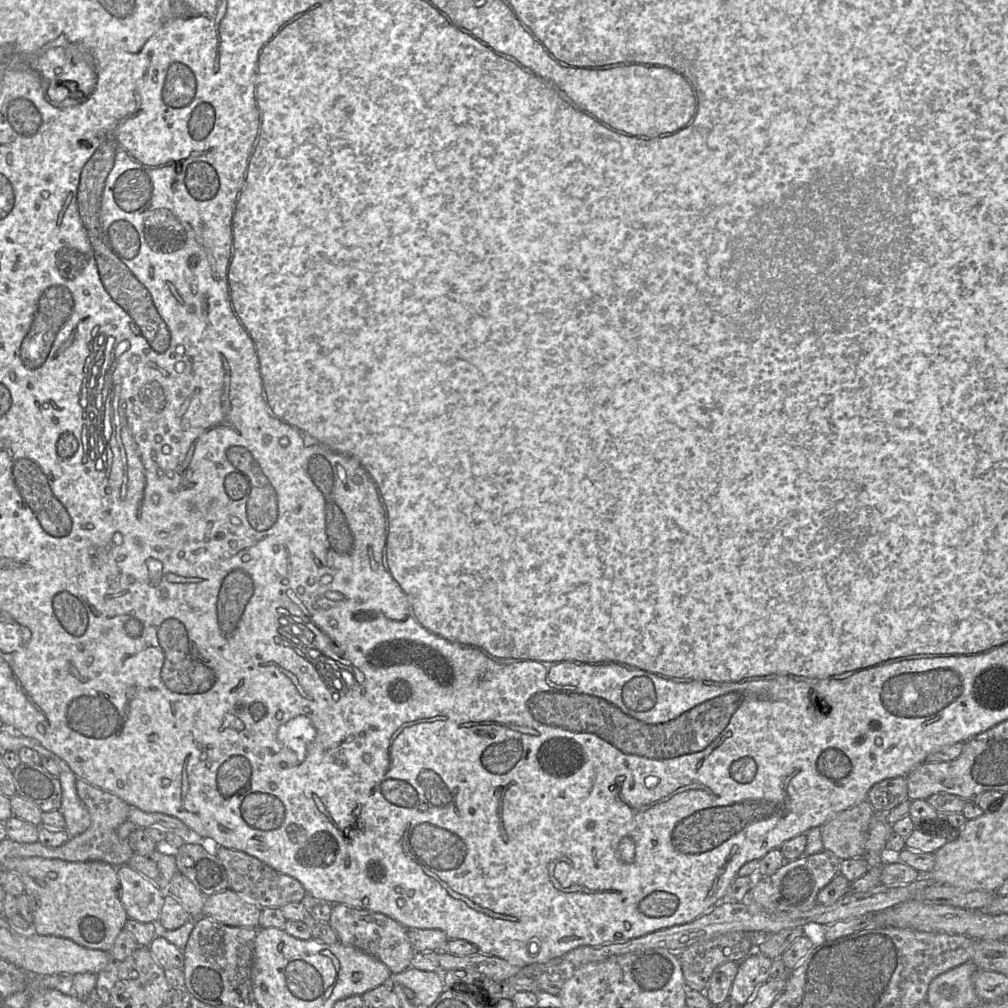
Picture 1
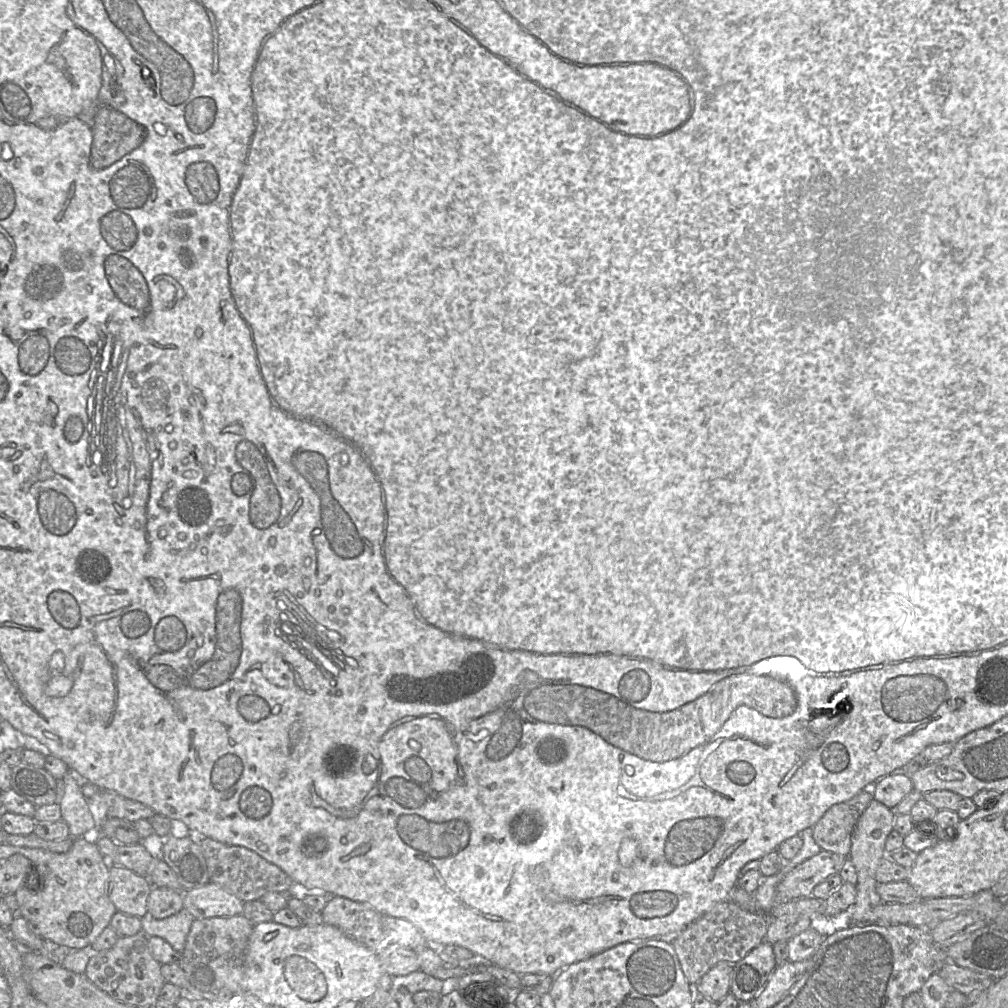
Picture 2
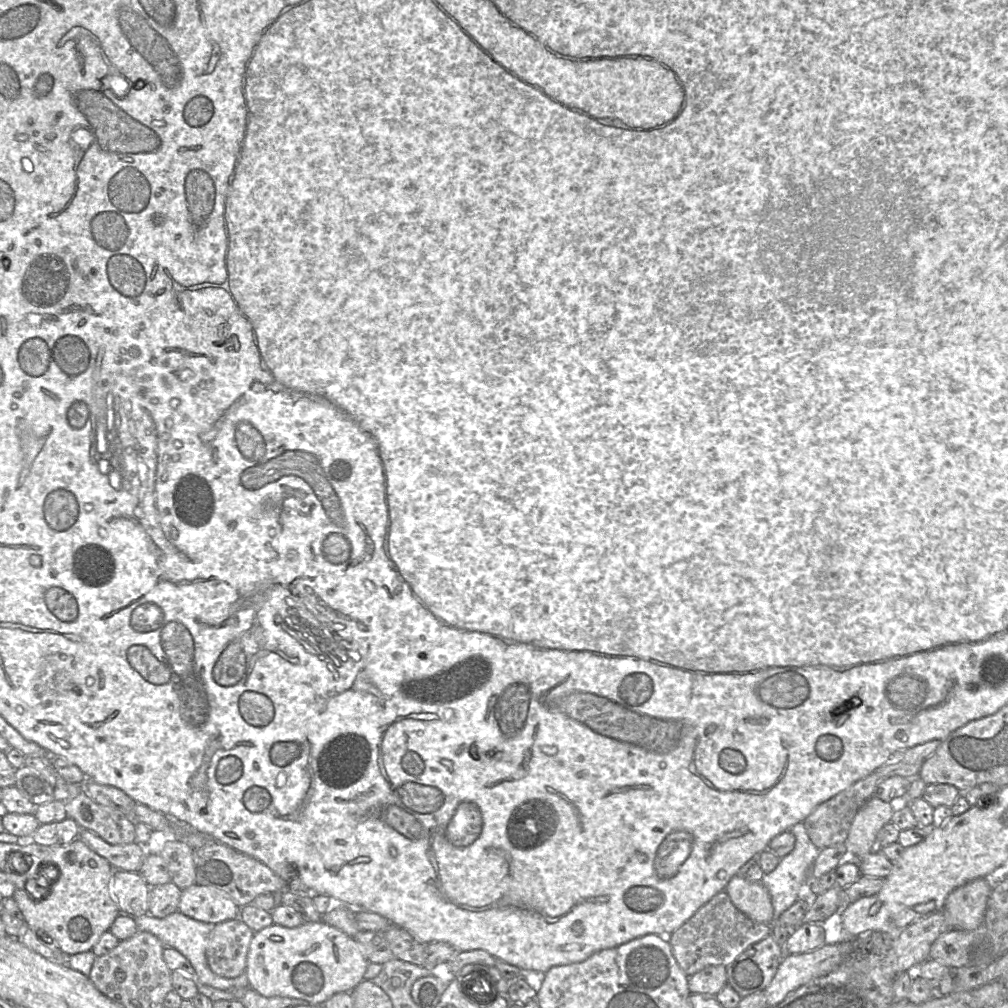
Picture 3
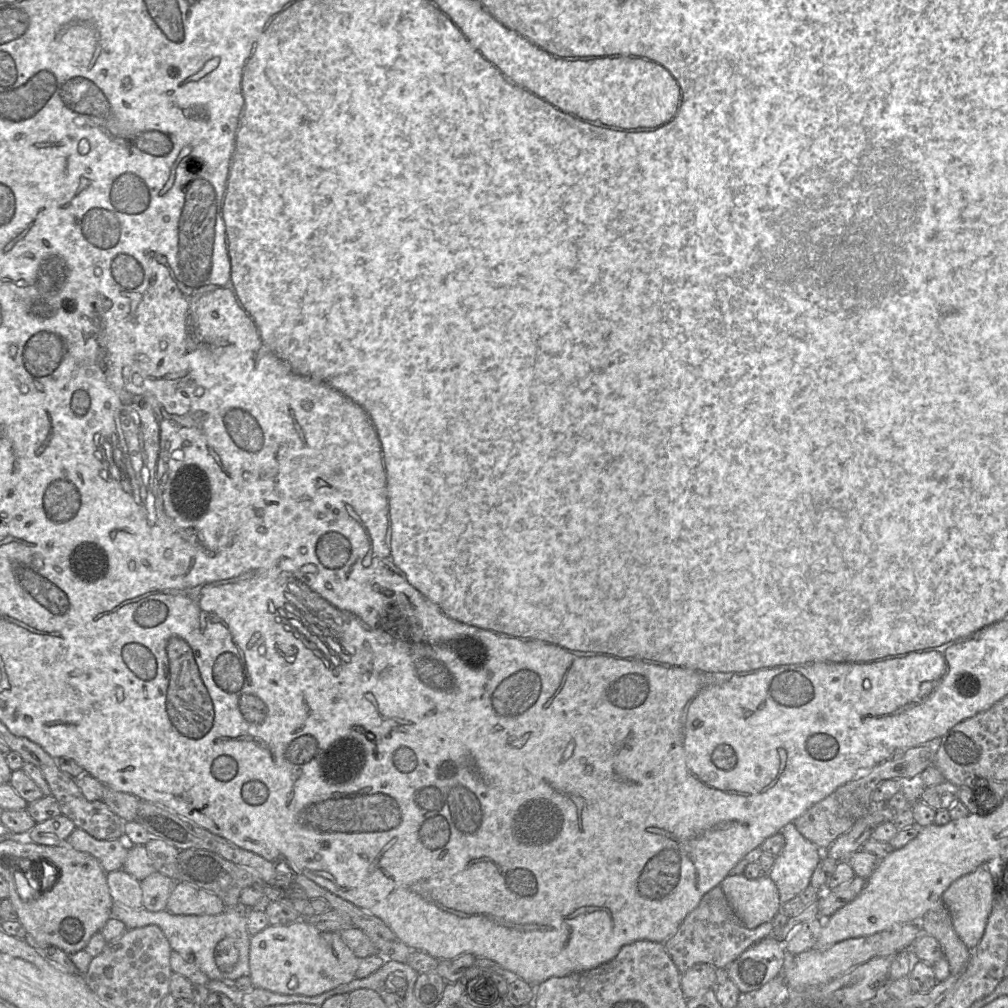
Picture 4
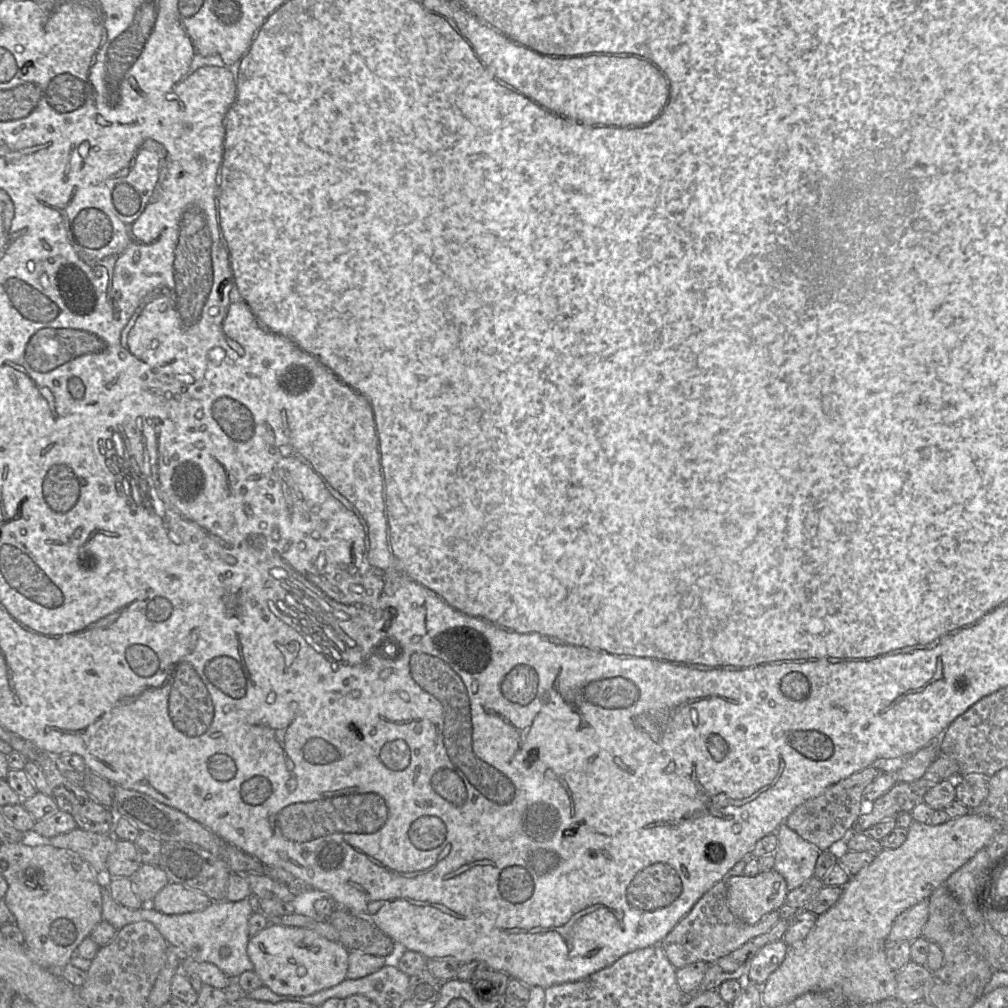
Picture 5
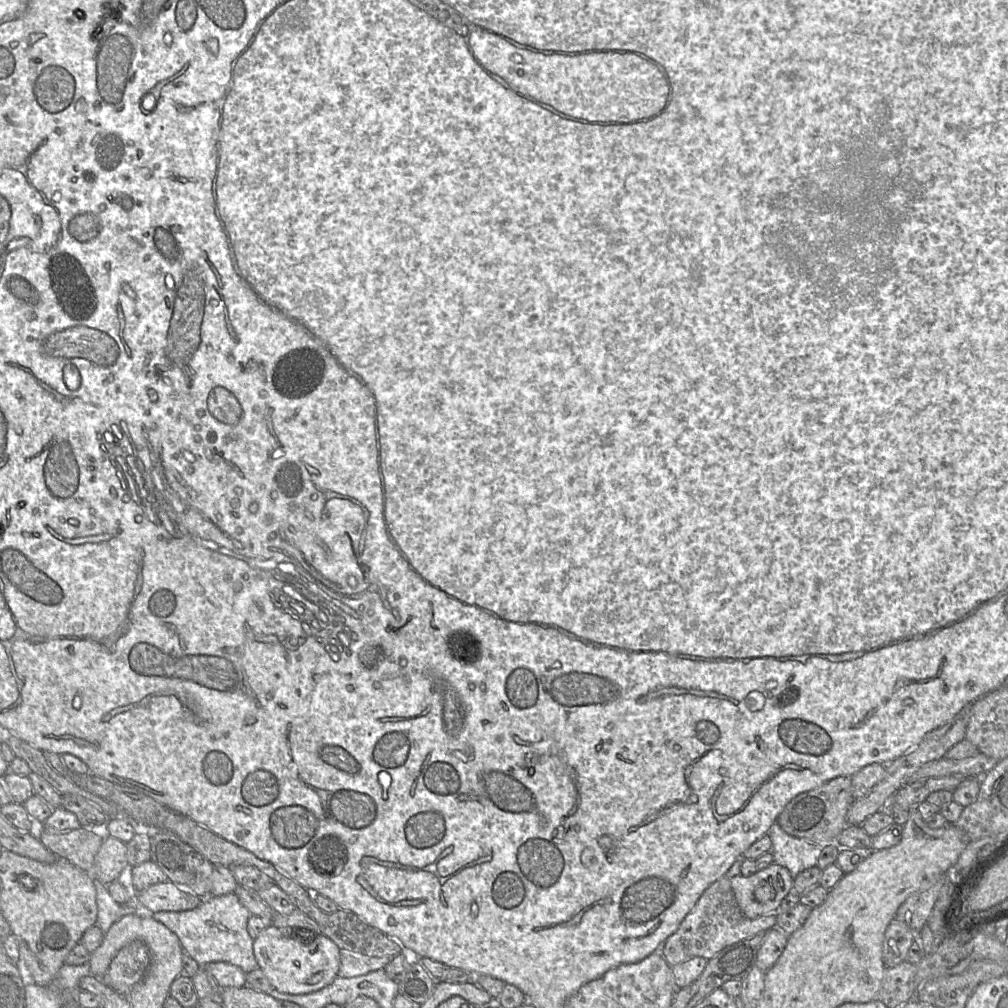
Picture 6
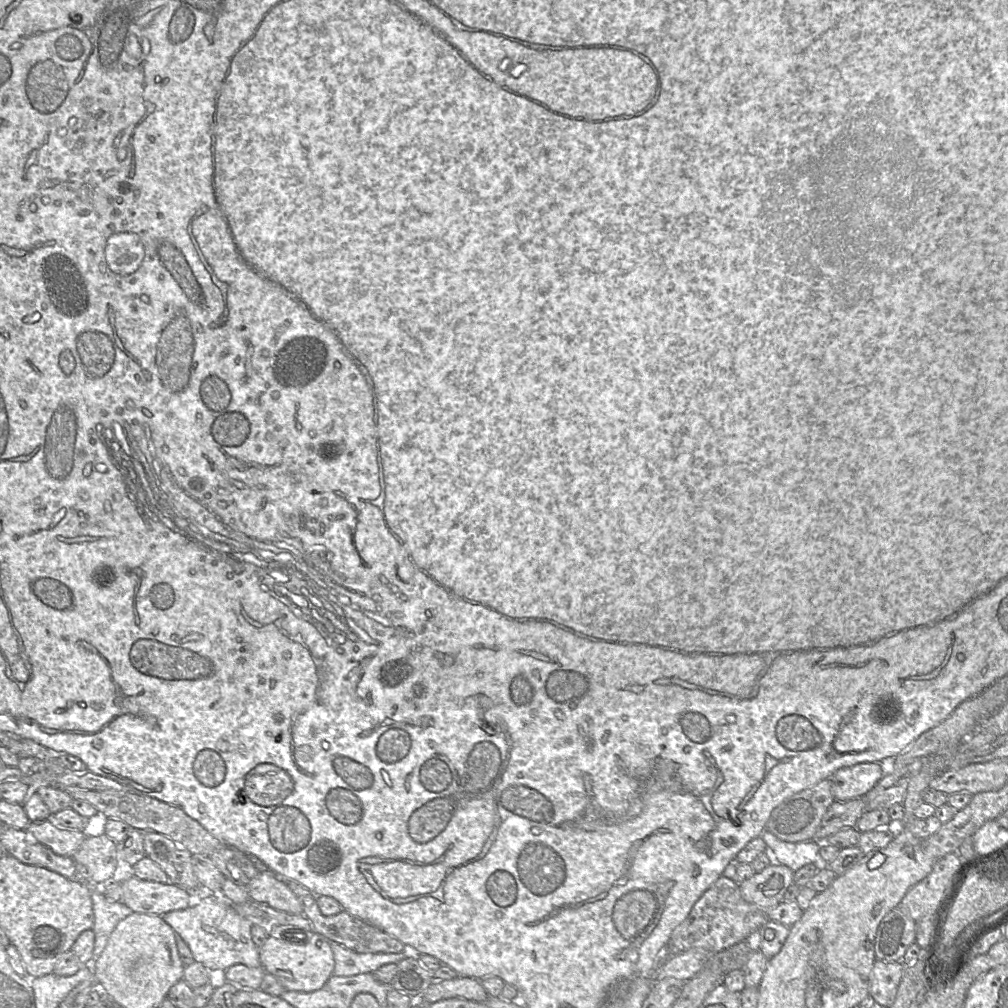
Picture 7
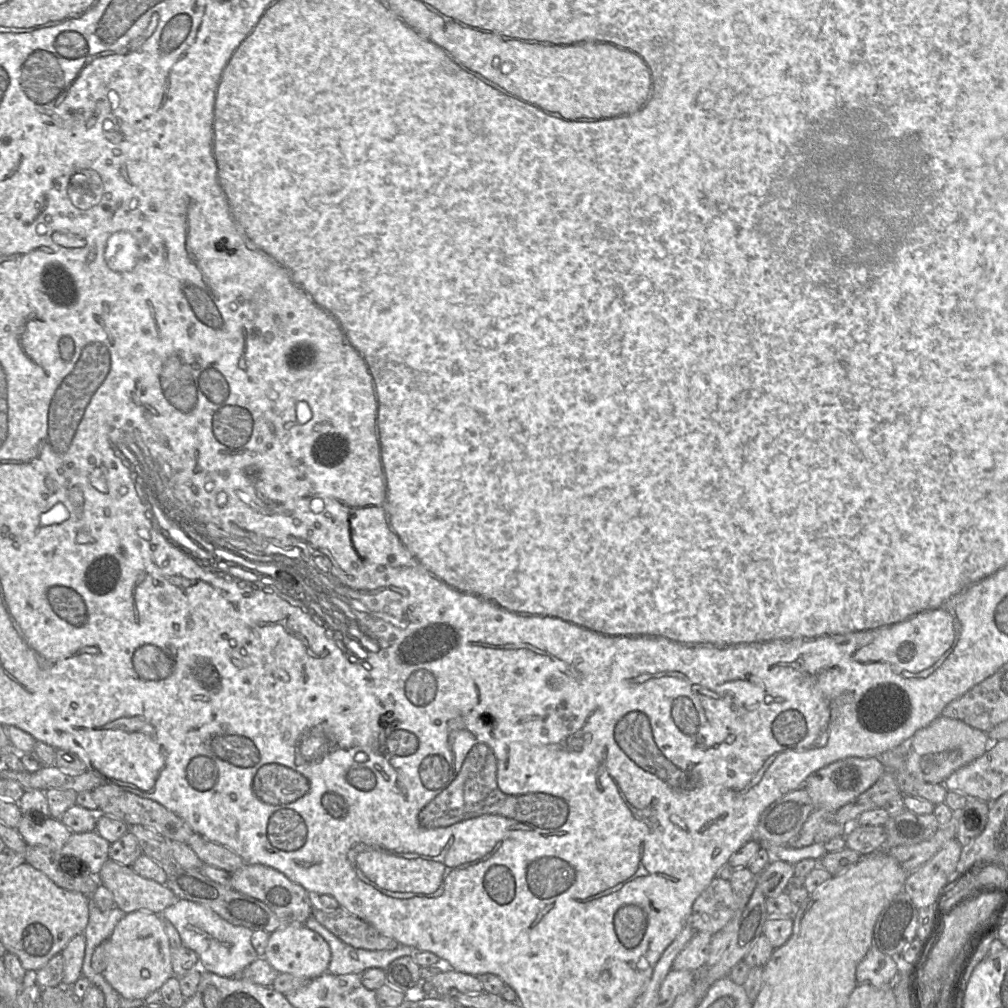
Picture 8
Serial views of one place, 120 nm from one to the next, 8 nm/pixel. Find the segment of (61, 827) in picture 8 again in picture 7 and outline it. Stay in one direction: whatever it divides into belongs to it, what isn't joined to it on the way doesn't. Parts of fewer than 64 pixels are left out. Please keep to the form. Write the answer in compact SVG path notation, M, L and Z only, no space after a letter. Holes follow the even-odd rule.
M52 819L33 821L25 831L54 853L67 857L72 857L86 838L83 831L63 829Z

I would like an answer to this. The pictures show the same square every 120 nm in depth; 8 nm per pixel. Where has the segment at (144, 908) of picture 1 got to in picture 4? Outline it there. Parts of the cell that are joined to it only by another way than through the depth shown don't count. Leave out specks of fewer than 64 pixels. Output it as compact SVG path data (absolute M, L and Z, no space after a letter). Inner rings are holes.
M124 869L108 872L107 884L115 903L133 909L143 907L140 881L128 874Z

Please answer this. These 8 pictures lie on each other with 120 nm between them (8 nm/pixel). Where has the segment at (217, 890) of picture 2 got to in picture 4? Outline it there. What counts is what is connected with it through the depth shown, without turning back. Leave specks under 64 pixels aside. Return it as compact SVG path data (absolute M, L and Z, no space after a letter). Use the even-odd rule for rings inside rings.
M183 881L175 882L166 905L175 915L217 915L226 908L217 895Z

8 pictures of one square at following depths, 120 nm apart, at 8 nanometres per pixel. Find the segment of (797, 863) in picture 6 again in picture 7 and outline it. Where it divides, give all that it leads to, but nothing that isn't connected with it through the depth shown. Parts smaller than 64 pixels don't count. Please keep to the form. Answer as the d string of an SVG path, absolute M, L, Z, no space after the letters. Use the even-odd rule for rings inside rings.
M766 829L761 836L766 845L773 850L777 860L793 872L810 863L820 863L821 843L814 840L786 842Z

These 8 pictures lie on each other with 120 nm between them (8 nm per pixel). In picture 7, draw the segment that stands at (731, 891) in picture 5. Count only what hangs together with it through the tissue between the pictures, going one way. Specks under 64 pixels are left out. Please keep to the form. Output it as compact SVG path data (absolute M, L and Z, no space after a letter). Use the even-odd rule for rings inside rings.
M769 865L749 879L739 883L743 899L762 909L777 906L793 882L794 872L786 865Z

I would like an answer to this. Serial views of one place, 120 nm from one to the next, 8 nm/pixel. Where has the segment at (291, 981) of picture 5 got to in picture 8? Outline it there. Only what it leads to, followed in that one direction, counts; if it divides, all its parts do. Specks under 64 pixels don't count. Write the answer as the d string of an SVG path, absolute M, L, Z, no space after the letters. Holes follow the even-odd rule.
M284 924L269 935L264 959L280 974L314 979L327 972L331 950L324 938L302 924Z

